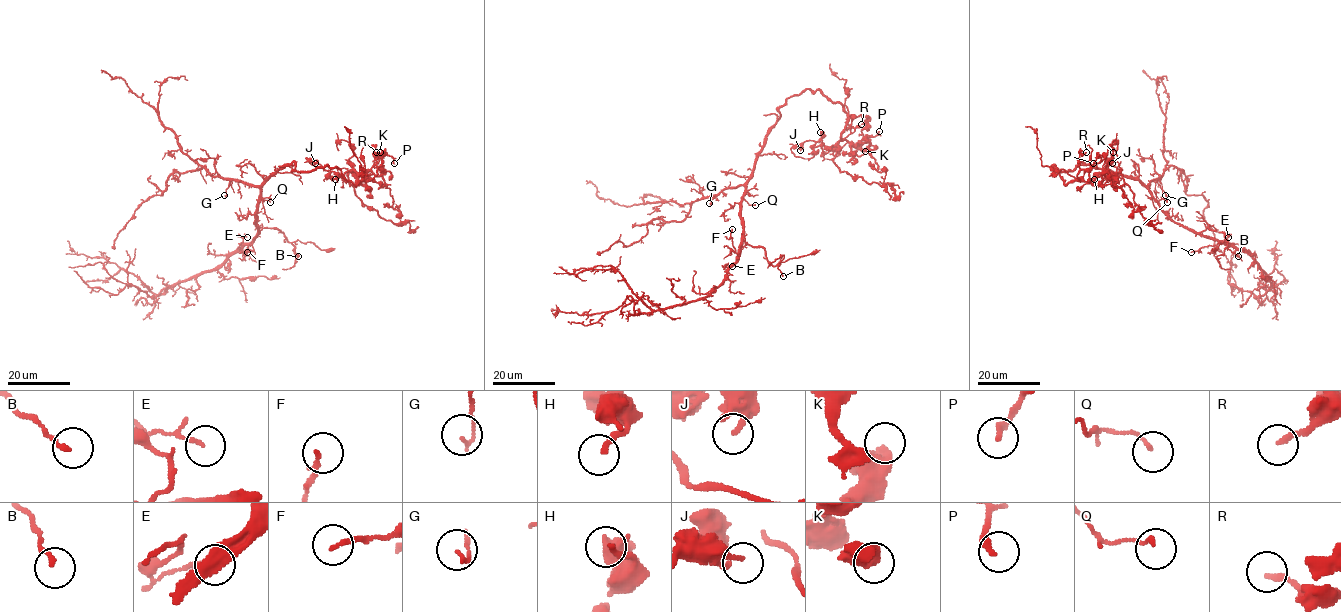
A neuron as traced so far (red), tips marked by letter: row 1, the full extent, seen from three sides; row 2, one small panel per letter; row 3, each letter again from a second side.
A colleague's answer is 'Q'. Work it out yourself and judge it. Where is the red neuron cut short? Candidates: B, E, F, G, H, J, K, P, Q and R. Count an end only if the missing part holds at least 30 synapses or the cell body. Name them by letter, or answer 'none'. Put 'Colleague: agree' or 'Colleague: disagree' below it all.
none
Colleague: disagree

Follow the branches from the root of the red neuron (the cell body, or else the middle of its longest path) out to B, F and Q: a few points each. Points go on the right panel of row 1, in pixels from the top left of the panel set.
B: (1142, 185), (1176, 222), (1198, 233), (1207, 228), (1222, 232), (1228, 241), (1226, 248), (1238, 256)
F: (1142, 185), (1173, 220), (1218, 242), (1191, 252)
Q: (1142, 185), (1157, 200), (1164, 199), (1167, 202)

